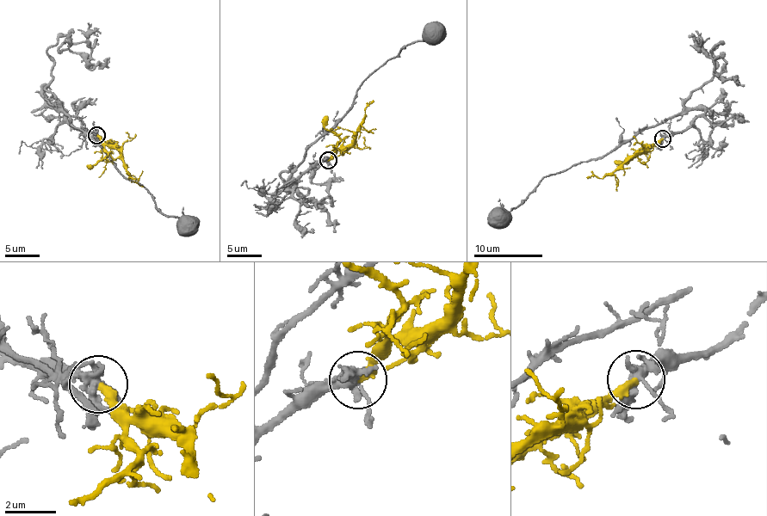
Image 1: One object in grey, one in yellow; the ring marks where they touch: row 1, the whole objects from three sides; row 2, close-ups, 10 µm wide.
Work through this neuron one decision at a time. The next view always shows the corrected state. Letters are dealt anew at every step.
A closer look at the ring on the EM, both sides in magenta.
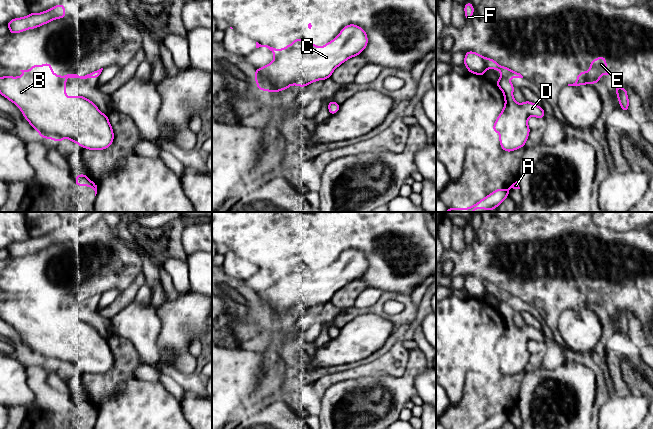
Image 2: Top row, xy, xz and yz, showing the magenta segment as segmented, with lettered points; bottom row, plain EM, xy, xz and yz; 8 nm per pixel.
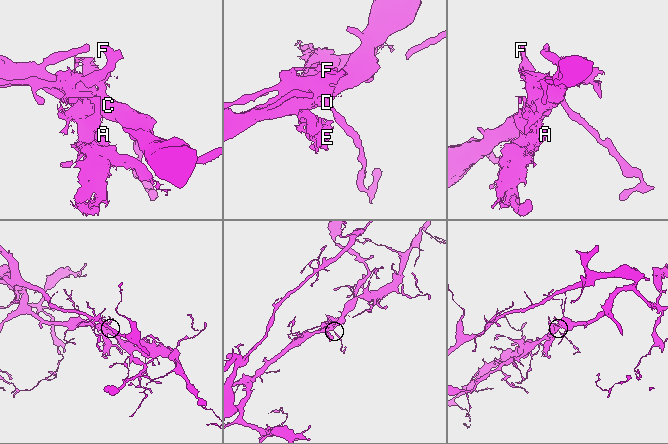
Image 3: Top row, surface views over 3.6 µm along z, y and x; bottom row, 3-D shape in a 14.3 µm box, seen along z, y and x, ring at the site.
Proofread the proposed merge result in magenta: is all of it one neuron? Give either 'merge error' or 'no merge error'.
no merge error

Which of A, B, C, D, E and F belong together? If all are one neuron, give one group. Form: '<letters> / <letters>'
A B C D E F

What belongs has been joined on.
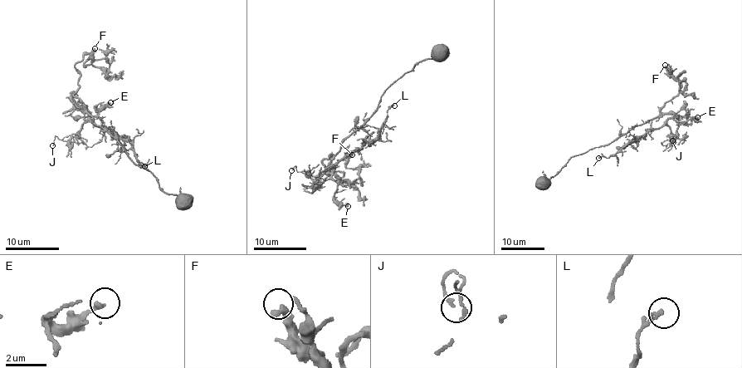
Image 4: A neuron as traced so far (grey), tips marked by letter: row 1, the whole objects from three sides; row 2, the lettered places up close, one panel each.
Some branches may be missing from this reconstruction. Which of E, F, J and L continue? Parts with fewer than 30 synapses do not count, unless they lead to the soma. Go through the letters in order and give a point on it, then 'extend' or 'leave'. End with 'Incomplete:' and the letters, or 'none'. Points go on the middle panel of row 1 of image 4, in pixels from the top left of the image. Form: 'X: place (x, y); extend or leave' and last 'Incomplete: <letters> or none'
E: place (348, 206); leave
F: place (352, 154); leave
J: place (291, 170); leave
L: place (394, 105); leave
Incomplete: none

